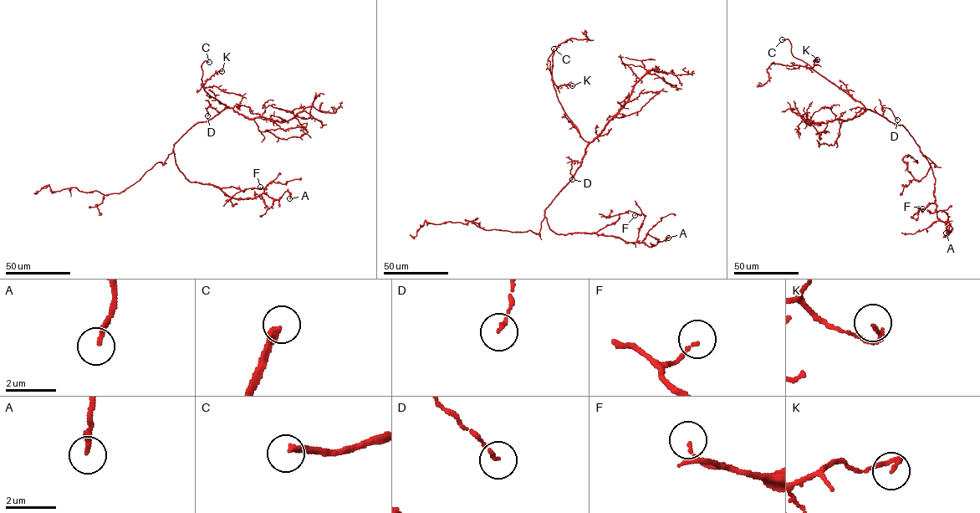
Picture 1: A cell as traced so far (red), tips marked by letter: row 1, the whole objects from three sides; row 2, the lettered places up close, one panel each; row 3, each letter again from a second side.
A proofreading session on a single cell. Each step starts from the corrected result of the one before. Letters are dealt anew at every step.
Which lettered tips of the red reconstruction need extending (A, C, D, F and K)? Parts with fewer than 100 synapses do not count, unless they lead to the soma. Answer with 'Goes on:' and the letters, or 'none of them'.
Goes on: C

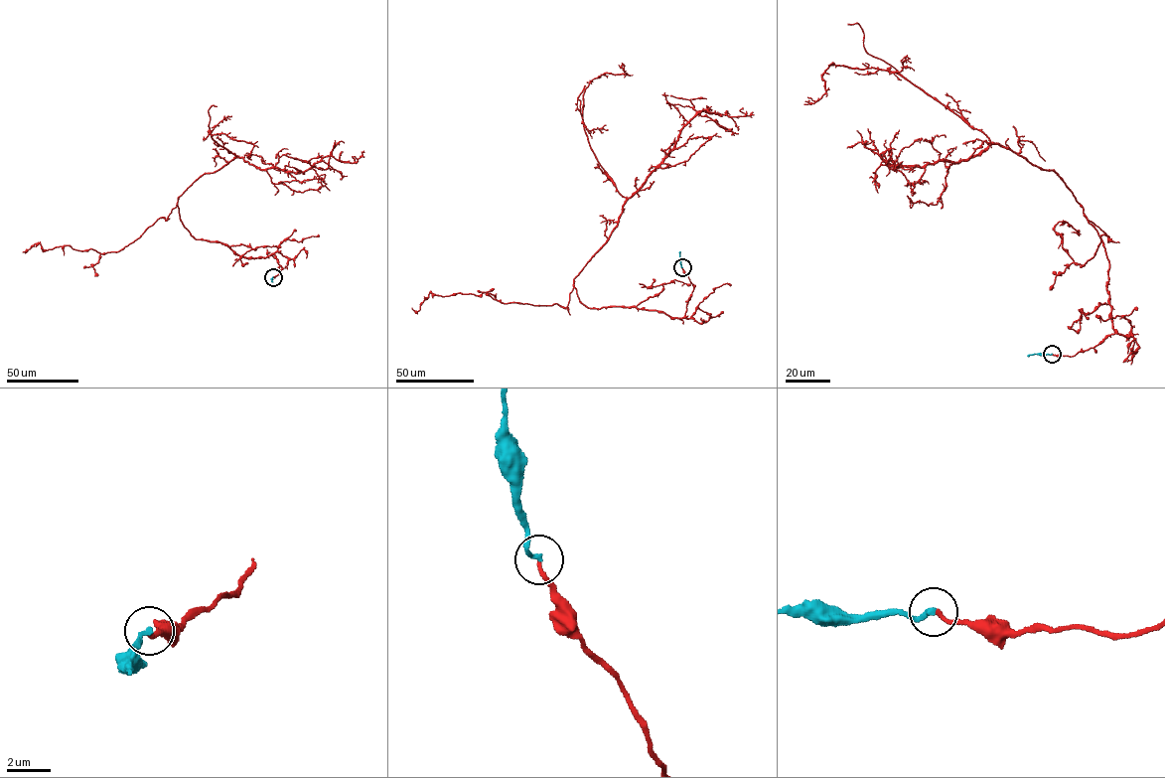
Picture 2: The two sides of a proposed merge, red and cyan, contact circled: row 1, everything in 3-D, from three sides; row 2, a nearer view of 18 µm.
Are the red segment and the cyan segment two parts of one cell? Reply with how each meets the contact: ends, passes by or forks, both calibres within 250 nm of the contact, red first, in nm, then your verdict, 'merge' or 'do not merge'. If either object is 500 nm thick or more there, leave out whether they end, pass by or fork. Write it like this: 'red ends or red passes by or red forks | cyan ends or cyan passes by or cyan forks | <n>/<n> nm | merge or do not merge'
red ends | cyan ends | 180/190 nm | merge

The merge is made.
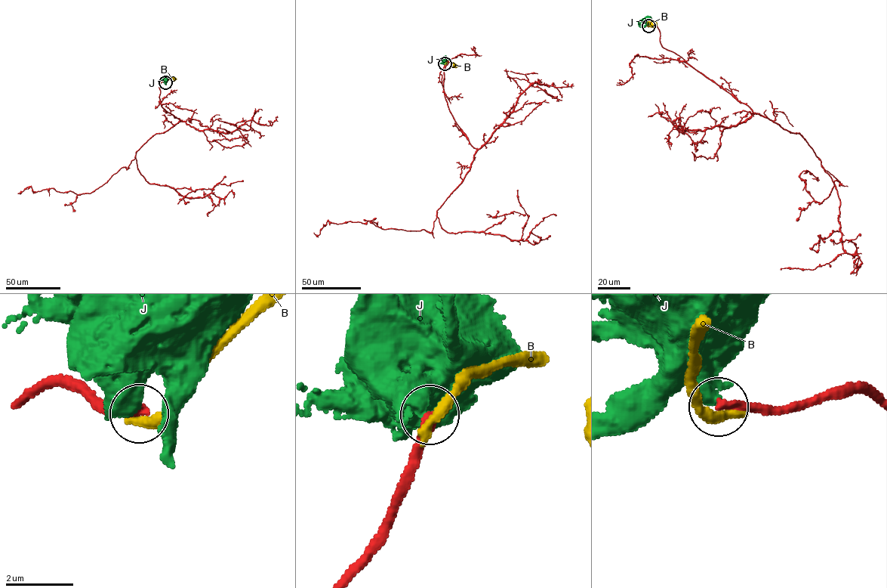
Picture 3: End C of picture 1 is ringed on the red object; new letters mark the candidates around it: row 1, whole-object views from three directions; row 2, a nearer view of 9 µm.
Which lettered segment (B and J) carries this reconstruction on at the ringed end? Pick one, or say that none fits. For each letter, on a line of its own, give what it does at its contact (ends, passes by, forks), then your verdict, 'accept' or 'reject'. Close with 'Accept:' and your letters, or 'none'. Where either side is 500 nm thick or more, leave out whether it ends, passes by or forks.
B: it ends there; reject
J: reject
Accept: none

